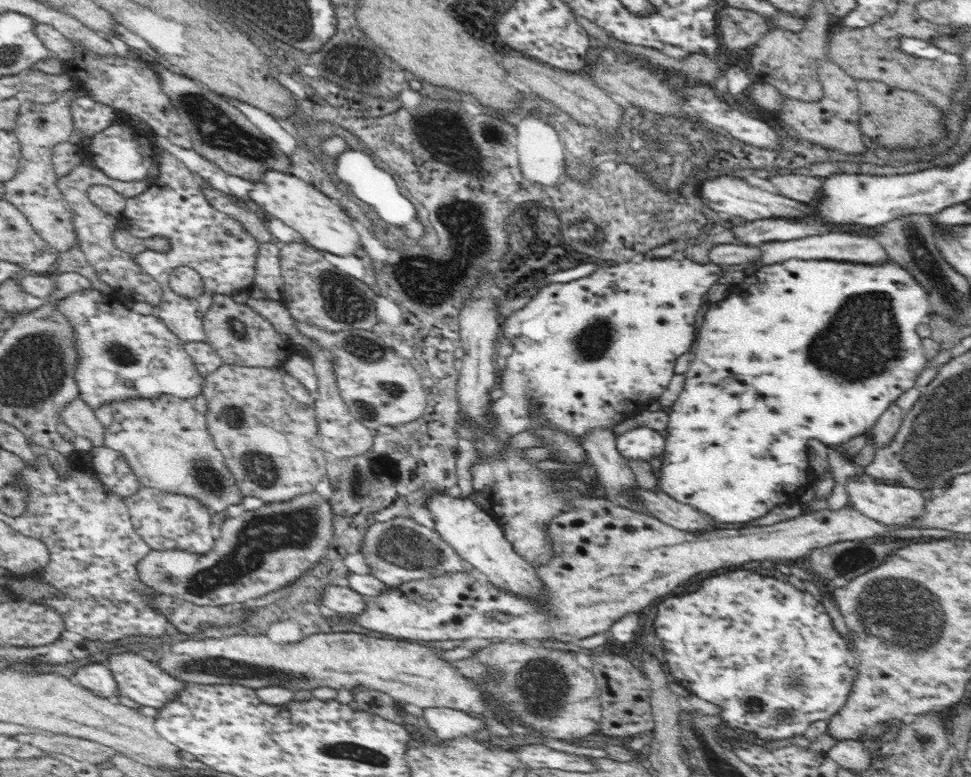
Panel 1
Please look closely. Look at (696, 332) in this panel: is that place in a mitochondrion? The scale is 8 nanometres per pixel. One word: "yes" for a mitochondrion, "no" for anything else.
no

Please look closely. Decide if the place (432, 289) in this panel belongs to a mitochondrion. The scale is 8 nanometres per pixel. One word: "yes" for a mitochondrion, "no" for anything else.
yes

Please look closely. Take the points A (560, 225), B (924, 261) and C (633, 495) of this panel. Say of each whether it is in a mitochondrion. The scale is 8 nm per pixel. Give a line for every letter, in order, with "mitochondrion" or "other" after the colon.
A: other
B: mitochondrion
C: other

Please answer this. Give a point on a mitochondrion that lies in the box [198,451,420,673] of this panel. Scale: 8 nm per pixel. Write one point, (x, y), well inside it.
(243, 565)

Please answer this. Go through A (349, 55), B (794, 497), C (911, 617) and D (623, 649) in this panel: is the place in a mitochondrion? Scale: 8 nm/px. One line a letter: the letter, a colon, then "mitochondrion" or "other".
A: mitochondrion
B: other
C: mitochondrion
D: other

